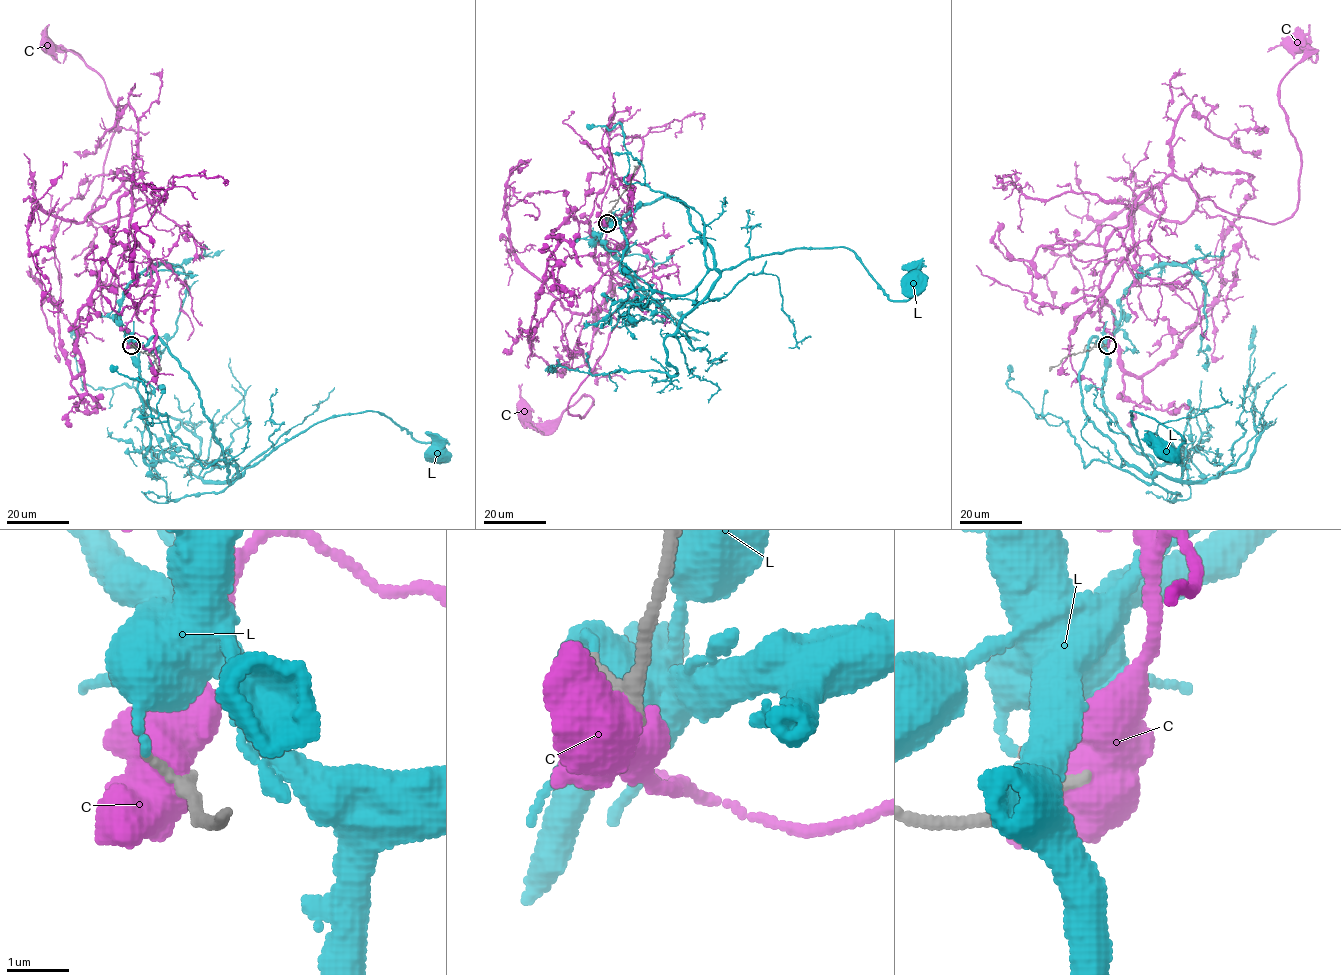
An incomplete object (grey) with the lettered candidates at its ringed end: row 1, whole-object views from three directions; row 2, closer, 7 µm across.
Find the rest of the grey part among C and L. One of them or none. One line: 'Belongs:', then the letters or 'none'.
Belongs: none

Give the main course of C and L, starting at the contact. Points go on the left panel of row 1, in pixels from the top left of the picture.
C: (130, 345), (158, 280), (130, 229), (133, 176), (128, 214), (91, 216), (116, 108), (96, 72), (46, 46)
L: (129, 344), (158, 337), (178, 361), (239, 475), (315, 424), (368, 411), (437, 453)

